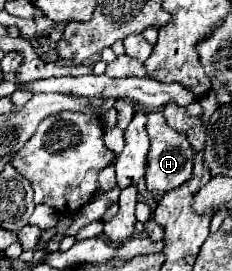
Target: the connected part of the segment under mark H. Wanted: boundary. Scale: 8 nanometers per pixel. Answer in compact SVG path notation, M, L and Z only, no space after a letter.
M148 113L148 137L150 137L150 151L148 151L148 173L146 173L146 187L152 193L164 195L170 189L180 187L192 177L192 165L196 151L190 147L184 133L176 133L164 119L162 113Z

